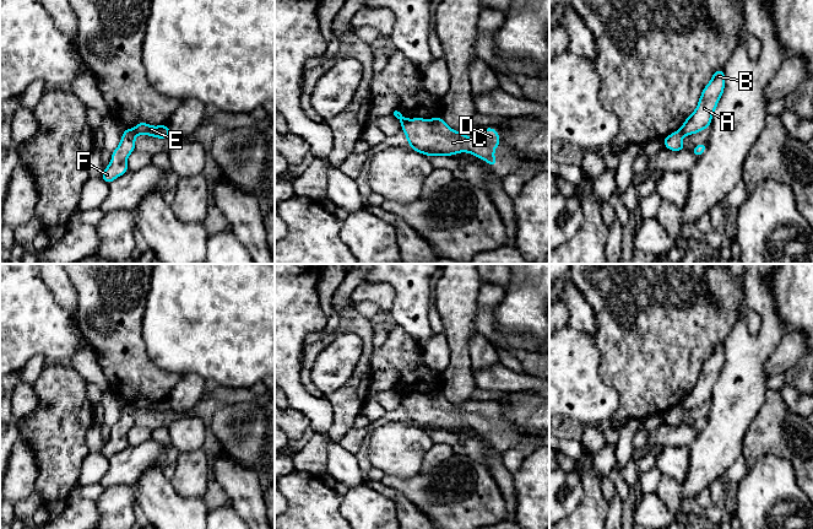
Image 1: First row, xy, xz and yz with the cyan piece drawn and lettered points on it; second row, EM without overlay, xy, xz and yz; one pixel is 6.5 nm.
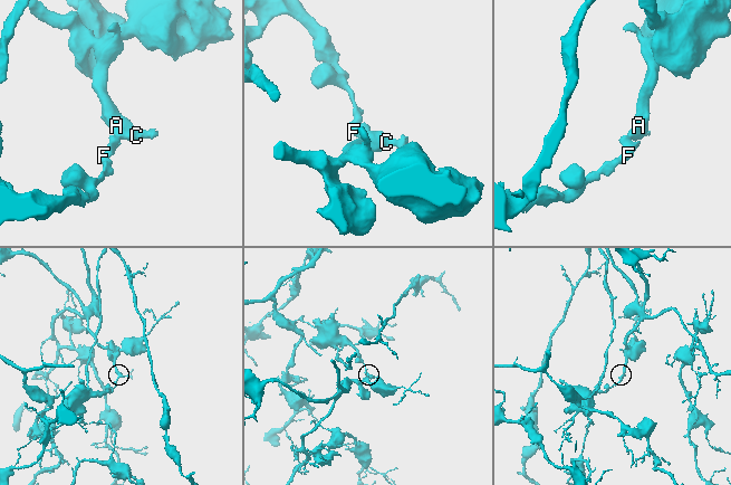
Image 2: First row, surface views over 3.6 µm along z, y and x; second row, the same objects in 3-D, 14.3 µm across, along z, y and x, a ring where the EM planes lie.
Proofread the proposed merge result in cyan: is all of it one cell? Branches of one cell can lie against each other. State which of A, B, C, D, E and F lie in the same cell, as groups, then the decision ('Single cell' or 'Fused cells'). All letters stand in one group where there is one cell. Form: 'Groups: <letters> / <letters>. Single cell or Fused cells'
Groups: A B C D E / F. Fused cells

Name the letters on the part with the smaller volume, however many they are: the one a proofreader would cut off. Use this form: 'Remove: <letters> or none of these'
Remove: F

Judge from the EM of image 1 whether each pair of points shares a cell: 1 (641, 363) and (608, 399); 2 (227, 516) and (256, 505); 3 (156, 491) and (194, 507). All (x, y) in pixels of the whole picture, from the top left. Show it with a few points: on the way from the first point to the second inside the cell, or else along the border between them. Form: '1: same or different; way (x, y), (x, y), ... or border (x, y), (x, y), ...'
1: different; border (600, 366), (600, 378), (618, 394), (613, 419)
2: different; border (231, 505), (239, 516)
3: same; way (166, 501), (172, 507), (184, 507)

